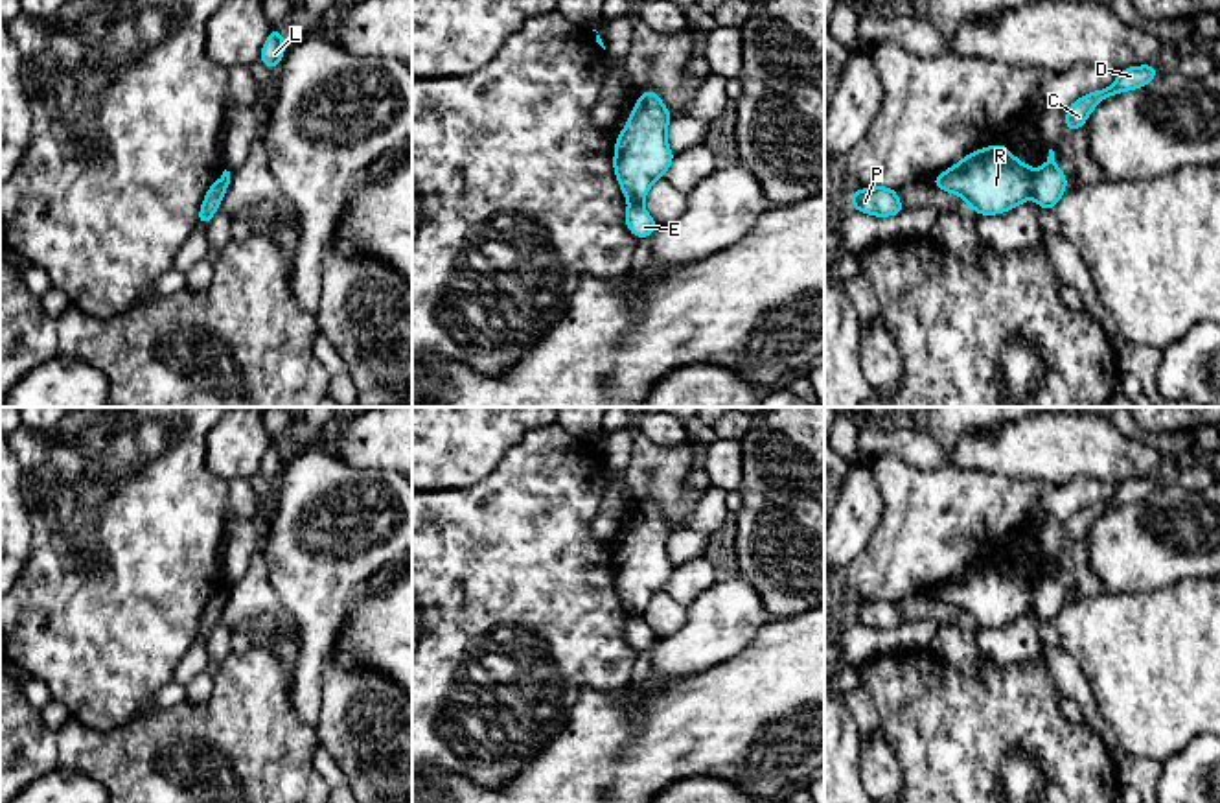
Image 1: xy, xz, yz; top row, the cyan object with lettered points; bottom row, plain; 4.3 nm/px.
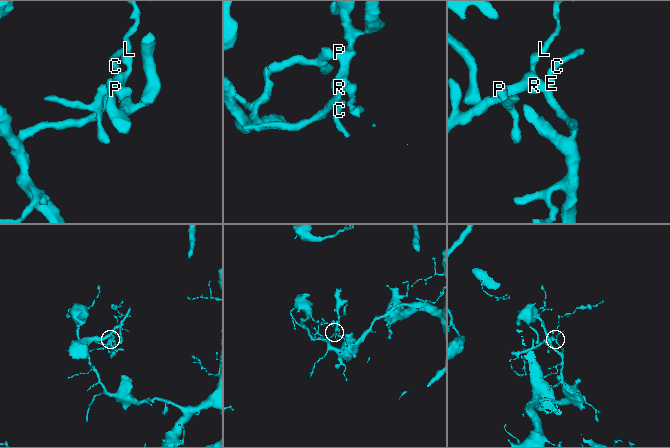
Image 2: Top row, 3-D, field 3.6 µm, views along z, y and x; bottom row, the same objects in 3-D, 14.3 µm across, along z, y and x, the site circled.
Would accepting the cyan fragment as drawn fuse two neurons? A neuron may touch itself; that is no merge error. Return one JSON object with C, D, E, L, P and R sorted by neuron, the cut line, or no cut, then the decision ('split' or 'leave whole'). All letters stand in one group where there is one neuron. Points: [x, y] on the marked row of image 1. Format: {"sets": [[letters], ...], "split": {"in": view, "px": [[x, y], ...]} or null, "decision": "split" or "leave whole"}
{"sets": [["C", "D", "E"], ["L", "P", "R"]], "split": {"in": "yz", "px": [[1035, 172], [1029, 194]]}, "decision": "split"}

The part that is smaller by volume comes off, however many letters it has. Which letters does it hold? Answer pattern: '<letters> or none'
L, P, R

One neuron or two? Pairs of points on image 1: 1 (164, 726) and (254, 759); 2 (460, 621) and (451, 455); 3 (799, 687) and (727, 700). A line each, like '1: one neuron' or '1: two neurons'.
1: one neuron
2: two neurons
3: one neuron

